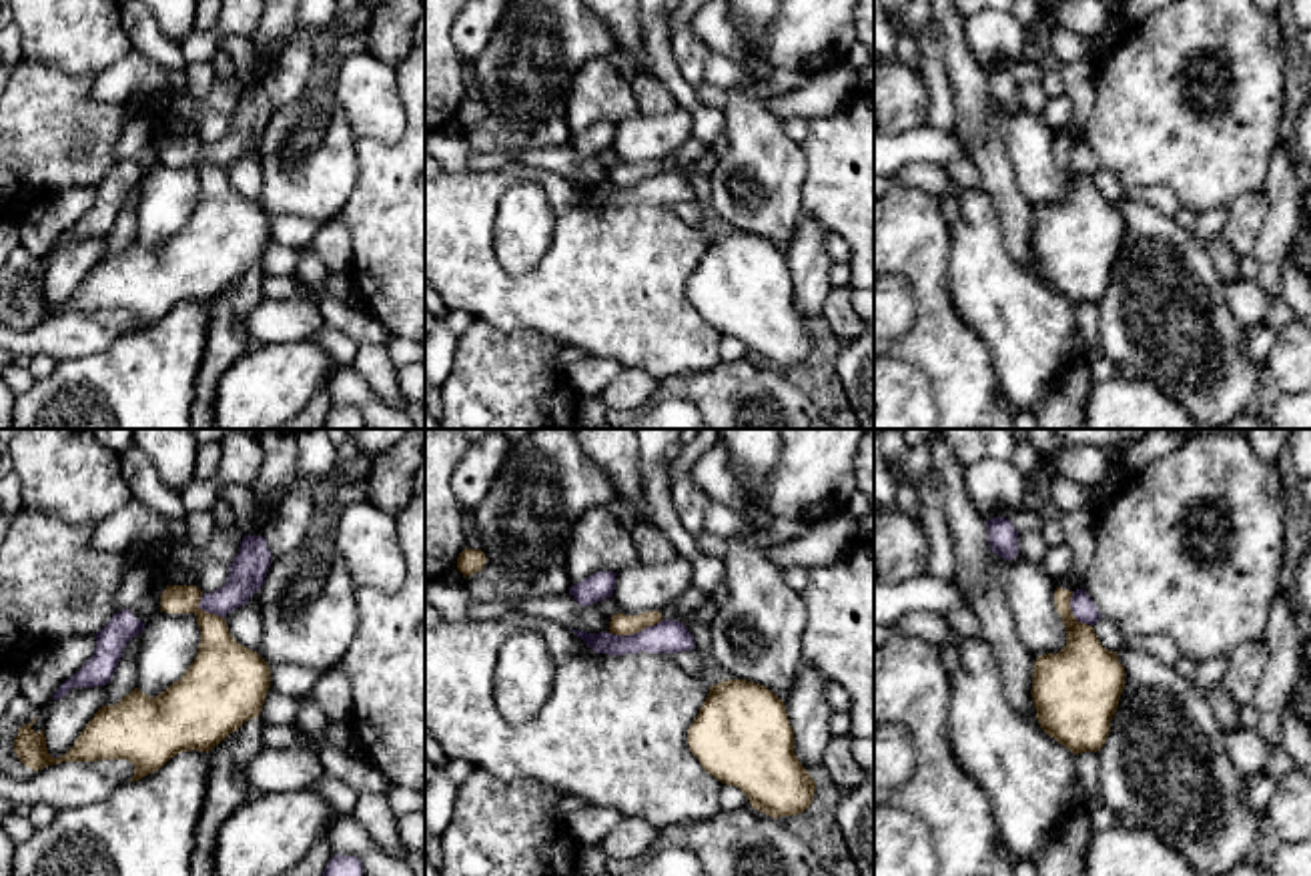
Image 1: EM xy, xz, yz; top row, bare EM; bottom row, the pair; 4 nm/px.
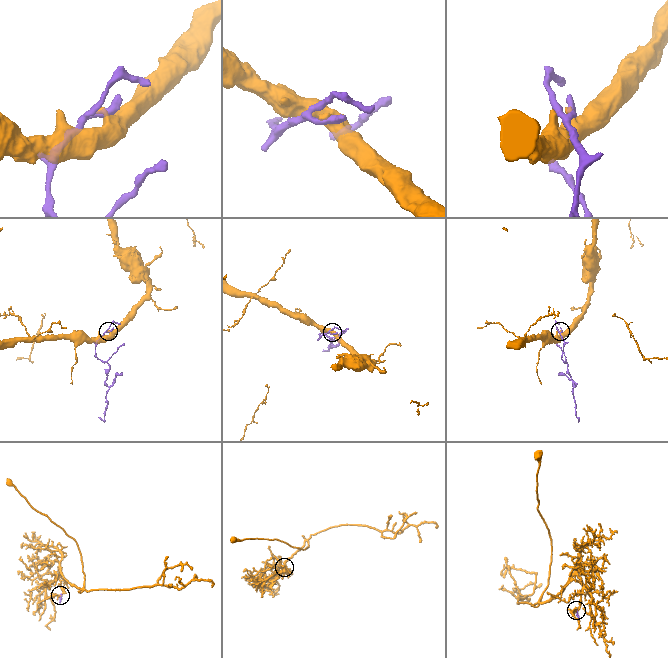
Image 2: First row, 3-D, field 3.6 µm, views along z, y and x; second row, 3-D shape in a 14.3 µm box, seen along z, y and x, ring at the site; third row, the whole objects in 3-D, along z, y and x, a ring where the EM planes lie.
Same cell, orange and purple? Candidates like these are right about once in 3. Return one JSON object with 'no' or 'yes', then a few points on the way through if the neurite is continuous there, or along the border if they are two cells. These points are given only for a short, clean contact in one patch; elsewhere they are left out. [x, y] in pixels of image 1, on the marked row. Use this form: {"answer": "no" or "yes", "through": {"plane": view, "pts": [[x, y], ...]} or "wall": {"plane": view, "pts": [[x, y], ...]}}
{"answer": "no", "wall": {"plane": "xz", "pts": [[662, 618], [630, 634], [608, 632]]}}

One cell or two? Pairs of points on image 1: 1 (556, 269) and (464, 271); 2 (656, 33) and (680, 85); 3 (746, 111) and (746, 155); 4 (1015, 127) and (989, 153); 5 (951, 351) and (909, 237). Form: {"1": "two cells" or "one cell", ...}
{"1": "one cell", "2": "one cell", "3": "one cell", "4": "two cells", "5": "one cell"}

